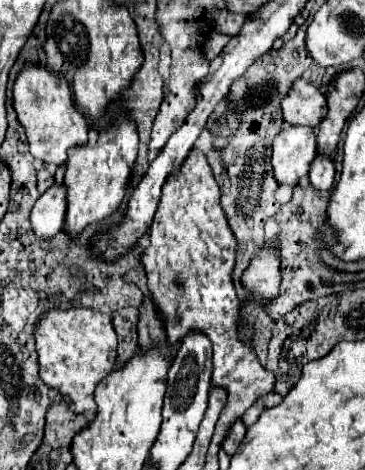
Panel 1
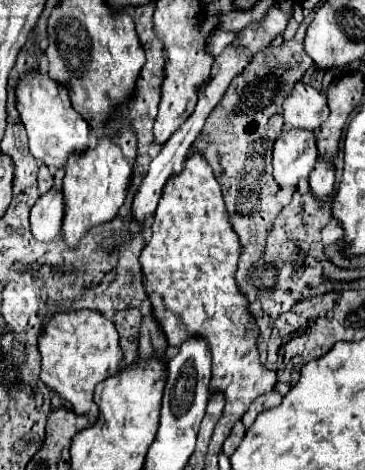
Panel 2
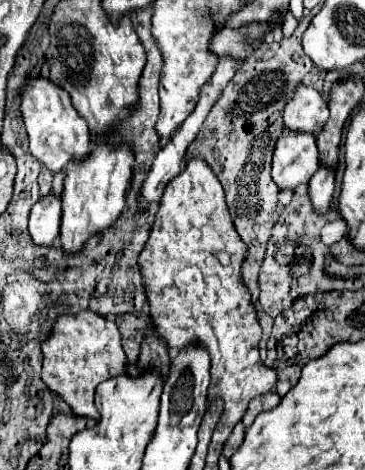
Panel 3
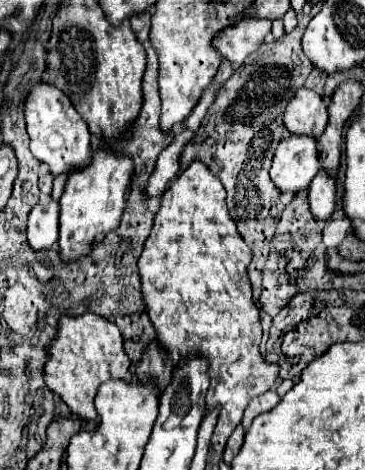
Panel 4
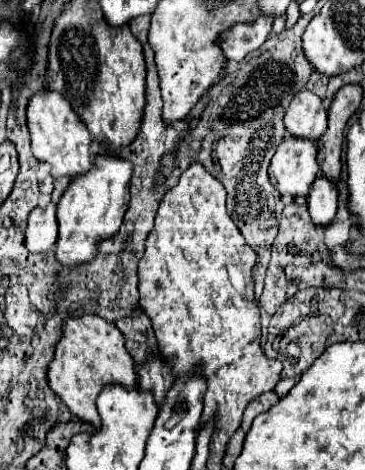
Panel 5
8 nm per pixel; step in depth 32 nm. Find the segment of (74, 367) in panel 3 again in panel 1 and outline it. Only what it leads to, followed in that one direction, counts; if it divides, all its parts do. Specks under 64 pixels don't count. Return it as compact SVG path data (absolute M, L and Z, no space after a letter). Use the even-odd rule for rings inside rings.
M70 308L70 310L48 310L44 312L36 326L36 352L40 378L50 386L58 388L62 396L72 400L72 410L84 414L88 420L94 418L94 390L98 382L114 370L116 358L116 332L108 314L90 308Z

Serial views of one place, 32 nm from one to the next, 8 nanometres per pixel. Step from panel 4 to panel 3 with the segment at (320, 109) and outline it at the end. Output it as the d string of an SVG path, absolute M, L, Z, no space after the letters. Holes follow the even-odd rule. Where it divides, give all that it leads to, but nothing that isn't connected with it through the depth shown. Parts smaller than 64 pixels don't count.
M300 84L284 108L286 128L318 134L326 120L328 120L328 104L324 96L312 86Z

